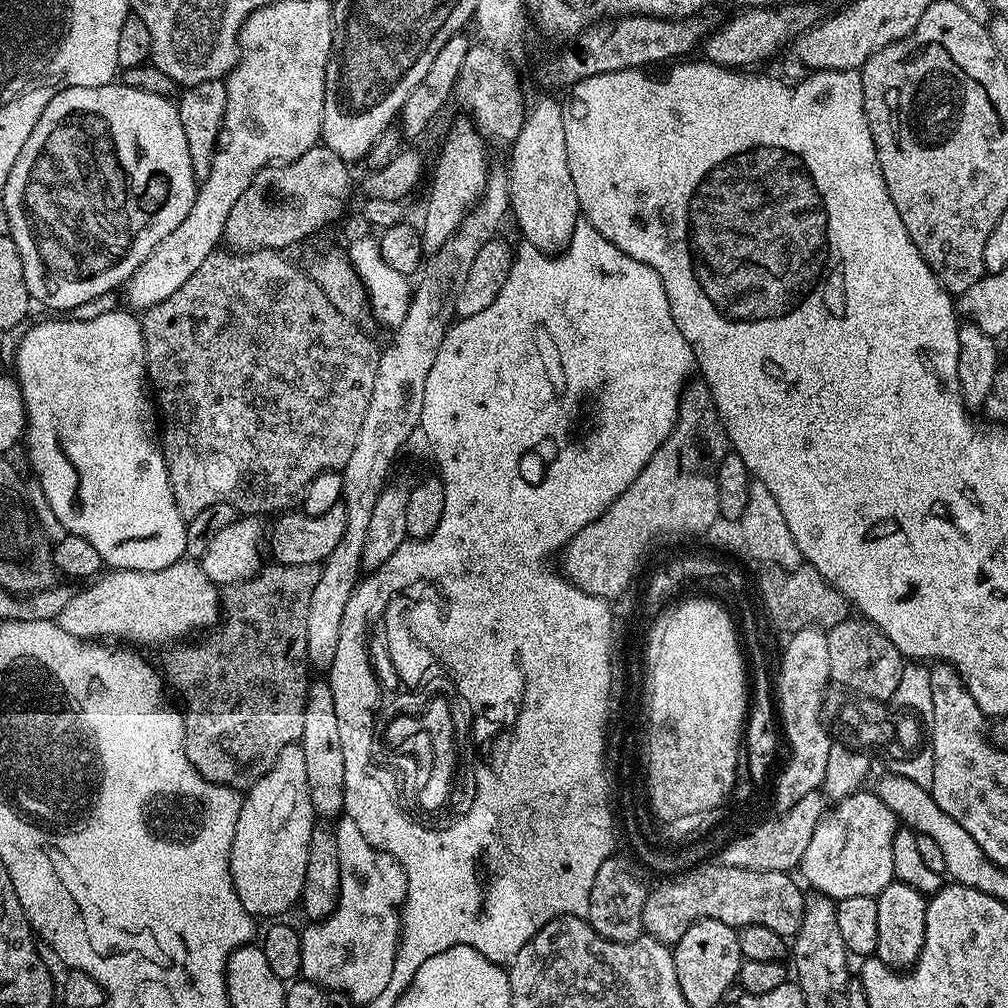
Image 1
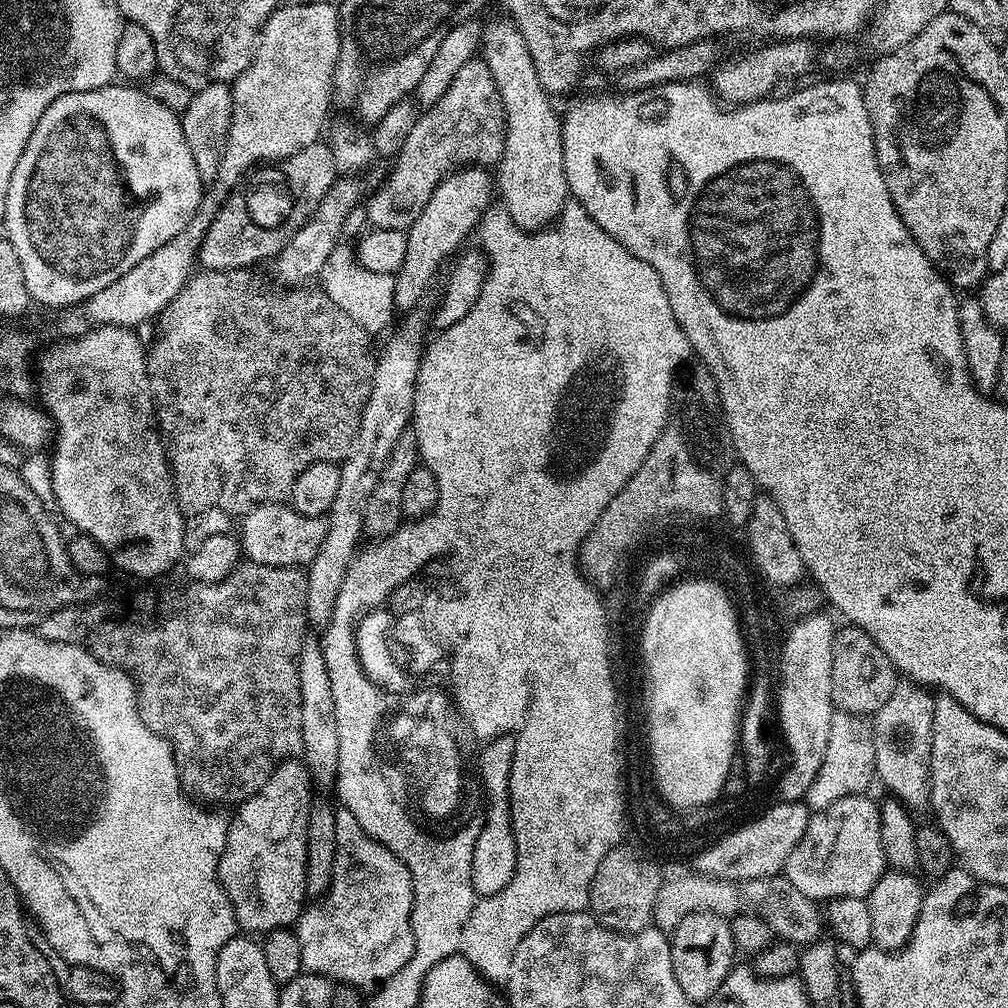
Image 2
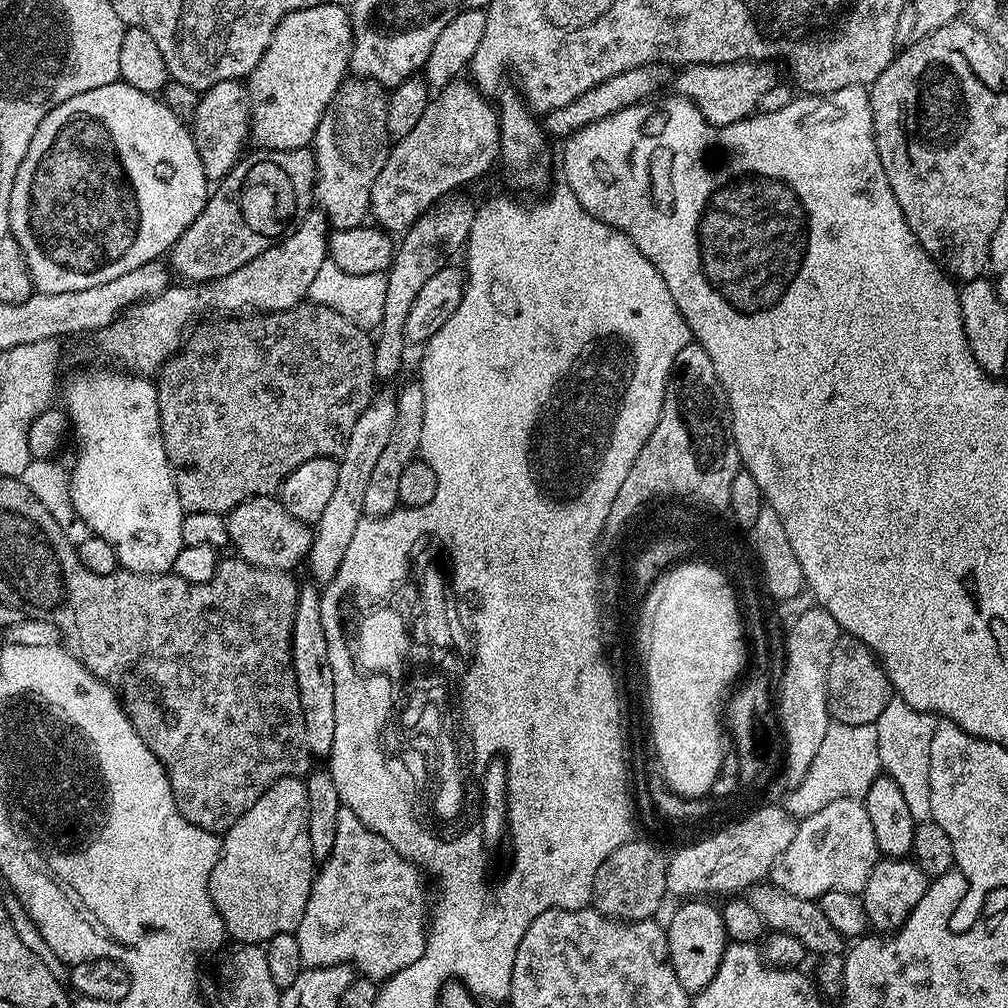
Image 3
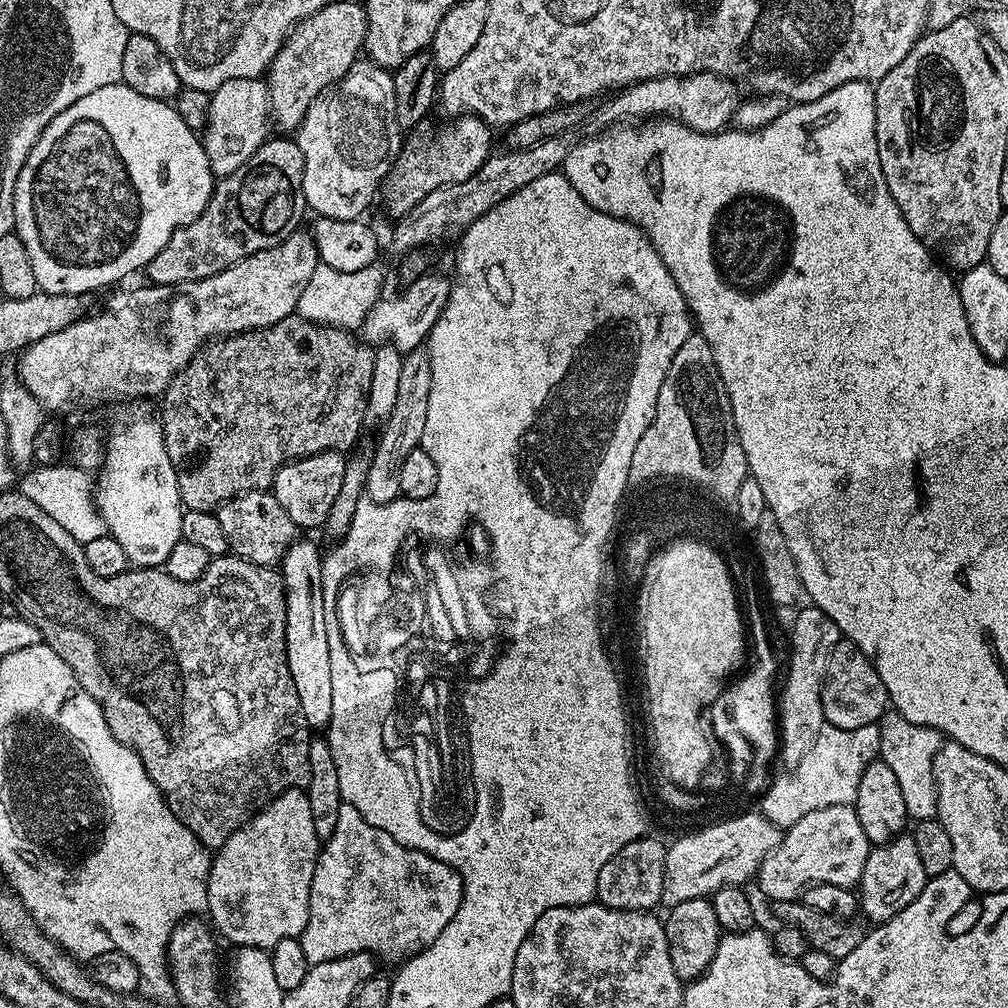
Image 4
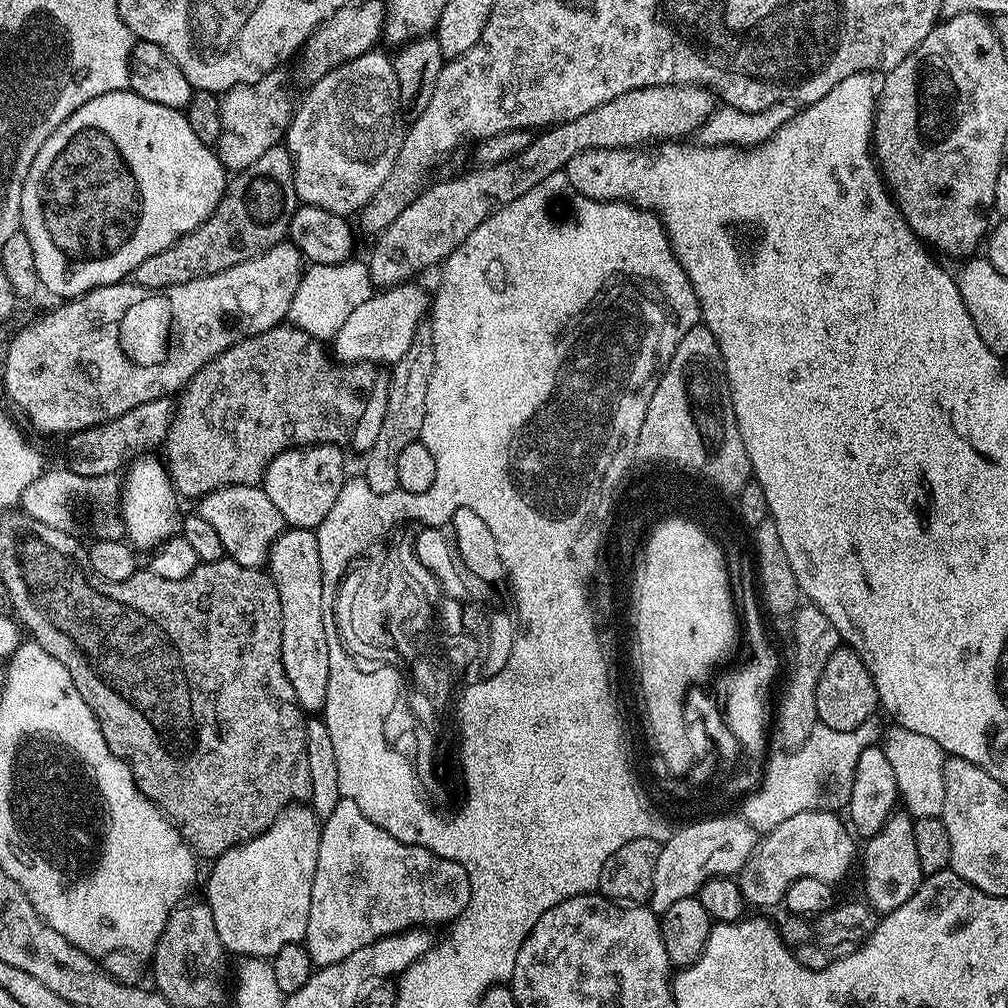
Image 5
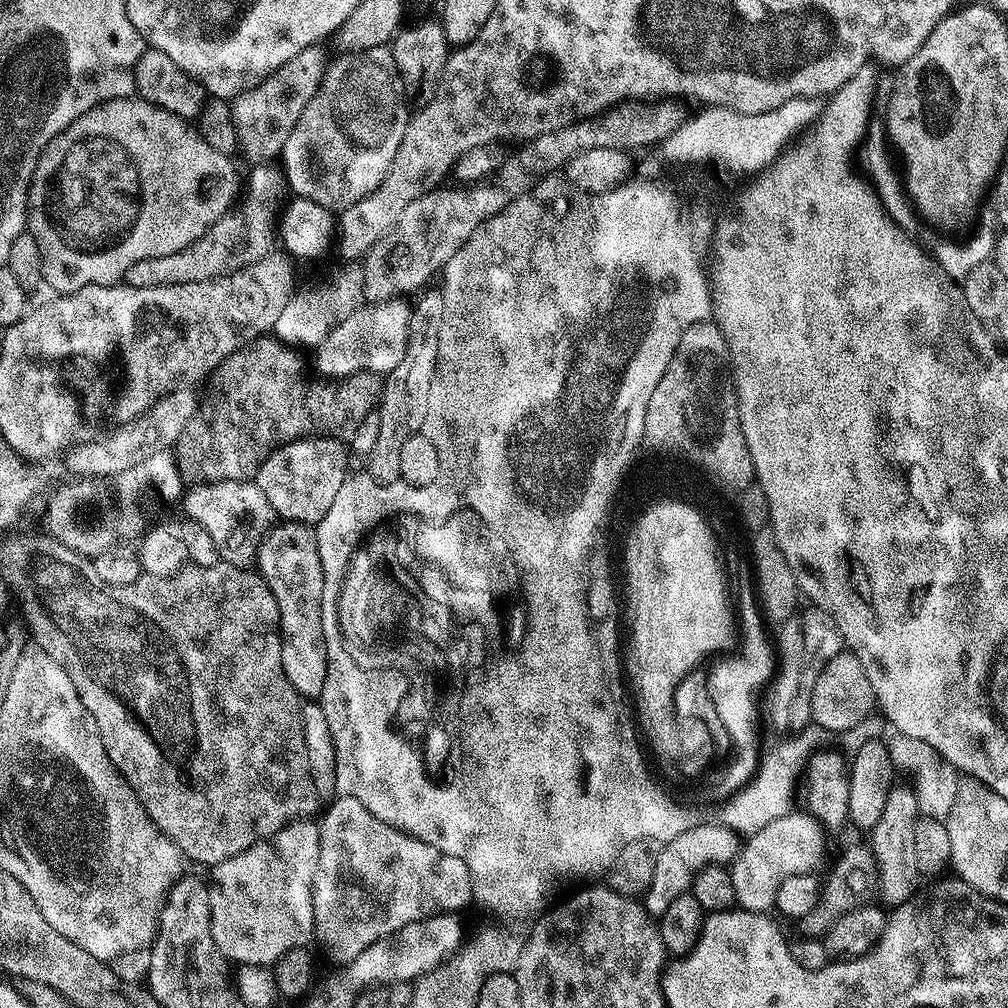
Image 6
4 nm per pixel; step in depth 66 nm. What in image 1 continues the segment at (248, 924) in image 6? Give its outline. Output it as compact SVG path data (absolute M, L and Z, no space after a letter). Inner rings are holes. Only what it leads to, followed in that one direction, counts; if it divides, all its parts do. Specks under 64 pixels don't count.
M294 743L286 746L274 766L247 789L238 814L238 826L234 826L228 869L234 890L252 917L280 918L283 912L299 905L310 834L317 824L318 817L310 802L310 786L306 786L306 757L299 743Z

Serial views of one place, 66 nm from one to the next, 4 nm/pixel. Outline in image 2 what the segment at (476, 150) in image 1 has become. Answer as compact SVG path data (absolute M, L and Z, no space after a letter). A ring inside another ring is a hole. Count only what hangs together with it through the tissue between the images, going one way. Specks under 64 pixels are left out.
M465 166L451 172L446 179L430 194L422 214L412 223L406 233L406 258L400 271L395 273L394 302L401 313L407 314L417 307L416 304L428 292L436 271L444 263L451 261L465 247L464 239L475 233L480 220L494 200L494 180L483 167Z

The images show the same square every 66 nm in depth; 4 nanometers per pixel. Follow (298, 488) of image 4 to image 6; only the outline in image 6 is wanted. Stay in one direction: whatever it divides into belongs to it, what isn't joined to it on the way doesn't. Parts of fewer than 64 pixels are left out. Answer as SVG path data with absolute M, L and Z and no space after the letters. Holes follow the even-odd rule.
M305 438L282 444L271 452L256 471L254 483L266 494L266 502L281 521L315 526L326 518L334 498L345 491L350 452L341 441L331 438Z

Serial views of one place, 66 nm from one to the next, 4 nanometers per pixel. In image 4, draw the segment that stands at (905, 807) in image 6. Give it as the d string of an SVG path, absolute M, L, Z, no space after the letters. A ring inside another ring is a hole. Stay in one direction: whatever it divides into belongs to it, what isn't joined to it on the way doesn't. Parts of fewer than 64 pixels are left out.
M901 834L890 842L875 845L866 858L866 870L862 870L858 885L859 911L865 912L873 925L885 924L922 894L929 879L926 870L922 870L922 858L918 858L918 846L914 846L911 834Z

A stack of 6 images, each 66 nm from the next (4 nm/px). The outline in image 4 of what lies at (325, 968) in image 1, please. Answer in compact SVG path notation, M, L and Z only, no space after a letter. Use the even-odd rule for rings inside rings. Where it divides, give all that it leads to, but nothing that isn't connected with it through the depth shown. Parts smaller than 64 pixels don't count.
M344 802L338 810L334 834L323 841L320 855L316 858L306 926L298 939L309 965L330 962L355 952L370 952L381 961L403 962L438 939L457 914L463 897L464 882L449 864L436 861L428 853L402 846L390 838L386 830L370 826L352 804Z

